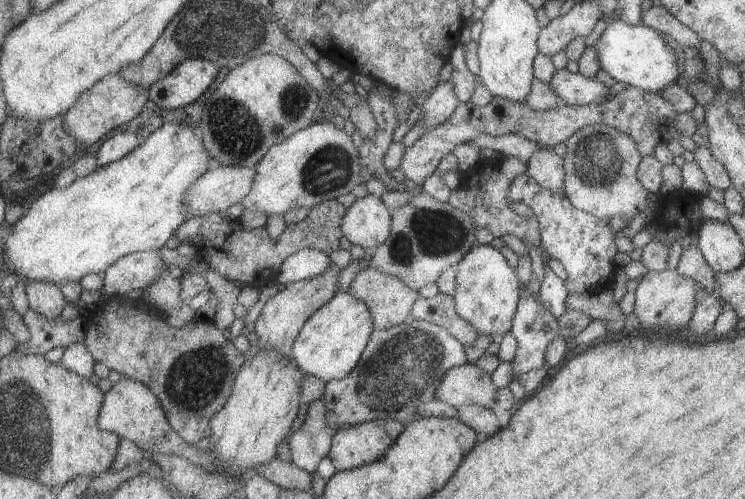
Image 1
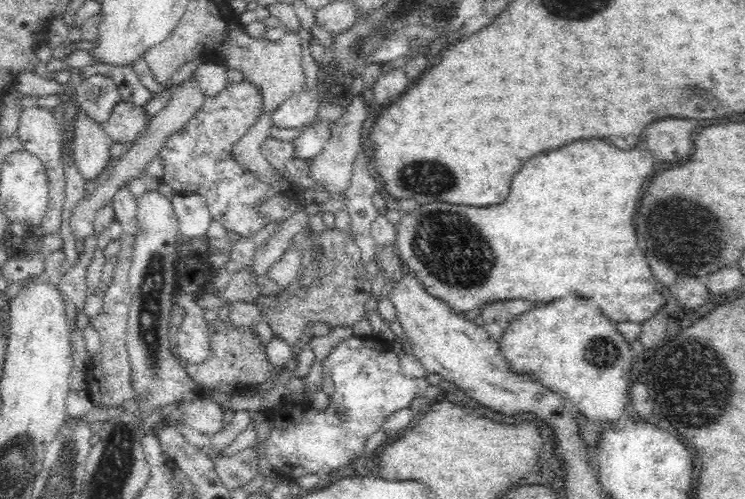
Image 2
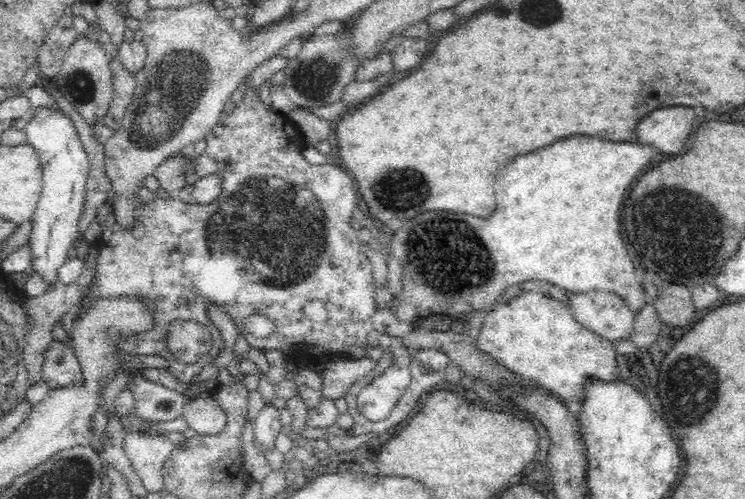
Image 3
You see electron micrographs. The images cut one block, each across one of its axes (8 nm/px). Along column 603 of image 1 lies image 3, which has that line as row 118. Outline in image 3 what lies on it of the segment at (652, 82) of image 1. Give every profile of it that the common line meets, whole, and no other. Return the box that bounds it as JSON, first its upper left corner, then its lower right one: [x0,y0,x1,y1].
[23,106,90,286]

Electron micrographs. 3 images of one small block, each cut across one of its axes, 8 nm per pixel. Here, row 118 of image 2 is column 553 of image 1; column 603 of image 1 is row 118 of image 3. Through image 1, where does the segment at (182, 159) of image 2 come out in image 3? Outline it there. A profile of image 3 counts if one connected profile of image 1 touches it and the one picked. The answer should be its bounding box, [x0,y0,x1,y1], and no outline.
[81,90,412,422]

